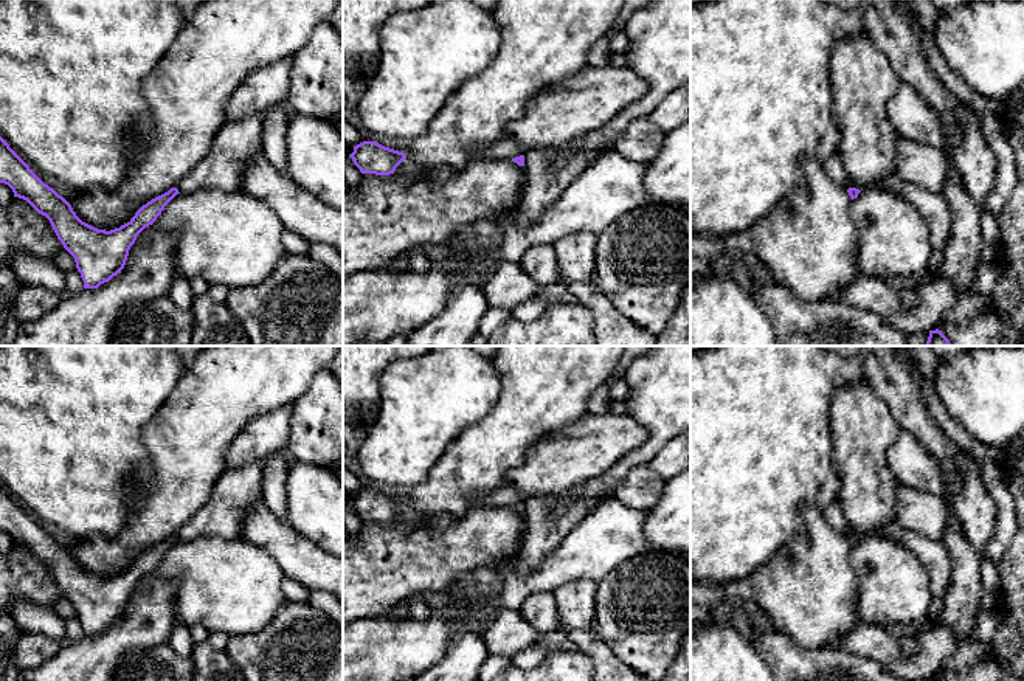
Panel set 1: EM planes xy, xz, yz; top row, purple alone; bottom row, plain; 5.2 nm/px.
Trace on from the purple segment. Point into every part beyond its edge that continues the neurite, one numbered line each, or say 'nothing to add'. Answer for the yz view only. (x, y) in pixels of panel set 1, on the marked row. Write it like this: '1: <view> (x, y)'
nothing to add

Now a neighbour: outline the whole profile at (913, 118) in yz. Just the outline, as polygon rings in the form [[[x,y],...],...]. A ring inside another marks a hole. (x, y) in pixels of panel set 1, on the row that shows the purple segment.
[[[905,82],[887,102],[887,119],[900,138],[939,149],[948,143],[946,127],[940,116],[917,90]]]

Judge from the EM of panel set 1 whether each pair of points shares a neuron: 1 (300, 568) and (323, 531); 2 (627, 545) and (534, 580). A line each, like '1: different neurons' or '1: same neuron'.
1: different neurons
2: same neuron

